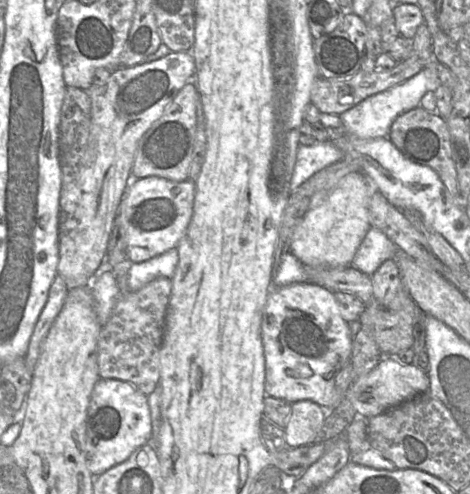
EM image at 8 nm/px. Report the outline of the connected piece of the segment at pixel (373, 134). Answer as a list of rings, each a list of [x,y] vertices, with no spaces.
[[[435,59],[426,65],[418,74],[410,79],[383,92],[374,94],[349,110],[339,115],[342,125],[349,135],[362,138],[374,139],[388,137],[393,121],[402,113],[405,113],[420,105],[422,97],[428,91],[435,91],[441,84]]]

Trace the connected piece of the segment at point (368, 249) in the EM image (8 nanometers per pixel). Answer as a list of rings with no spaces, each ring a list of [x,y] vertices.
[[[371,226],[360,244],[352,265],[371,276],[379,266],[393,258],[399,249],[380,229]]]

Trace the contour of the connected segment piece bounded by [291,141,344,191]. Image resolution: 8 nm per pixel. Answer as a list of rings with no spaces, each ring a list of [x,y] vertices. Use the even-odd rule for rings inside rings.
[[[332,141],[316,142],[311,146],[299,145],[291,178],[291,191],[311,176],[343,159],[344,153]]]

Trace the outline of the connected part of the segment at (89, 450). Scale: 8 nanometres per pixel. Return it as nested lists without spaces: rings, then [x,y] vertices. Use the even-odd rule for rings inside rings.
[[[100,378],[93,387],[86,416],[86,464],[93,477],[124,462],[150,438],[147,396],[129,382]]]

